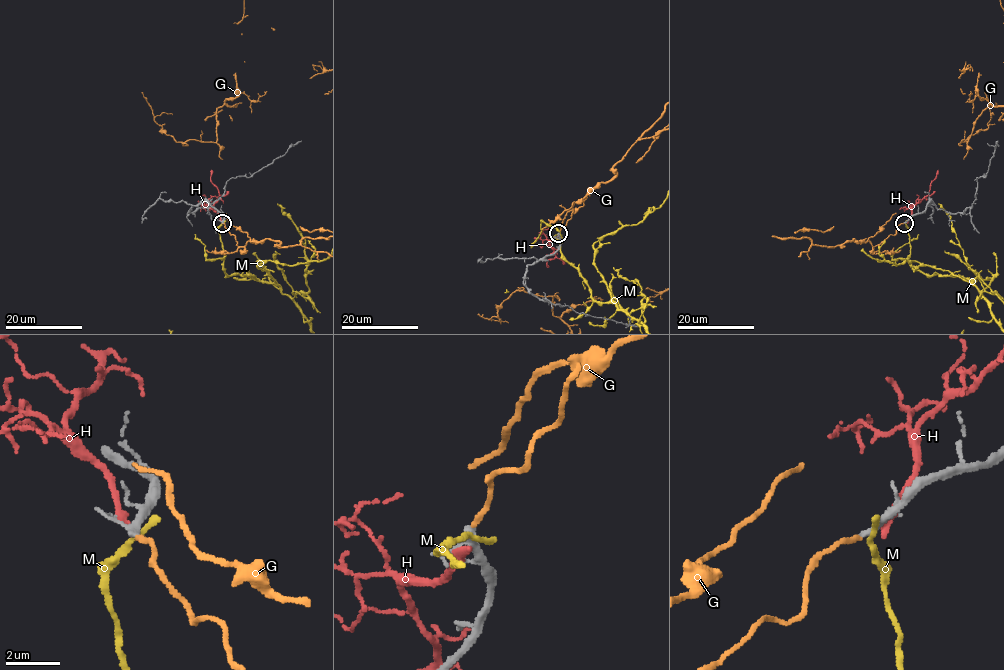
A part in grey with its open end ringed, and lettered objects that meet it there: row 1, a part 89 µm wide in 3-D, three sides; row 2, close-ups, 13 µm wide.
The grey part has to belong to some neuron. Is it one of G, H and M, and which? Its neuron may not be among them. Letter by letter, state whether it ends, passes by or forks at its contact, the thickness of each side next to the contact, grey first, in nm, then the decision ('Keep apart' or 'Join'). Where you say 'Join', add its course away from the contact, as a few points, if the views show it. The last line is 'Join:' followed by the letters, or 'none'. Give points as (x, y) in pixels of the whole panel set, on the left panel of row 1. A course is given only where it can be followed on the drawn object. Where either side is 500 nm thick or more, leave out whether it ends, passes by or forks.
G: It ends there. Thickness 200 nm (grey) against 190 nm. Keep apart
H: It ends there. Thickness 200 nm (grey) against 320 nm. Keep apart
M: It ends there. Thickness 240 nm (grey) against 280 nm. Keep apart
Join: none

